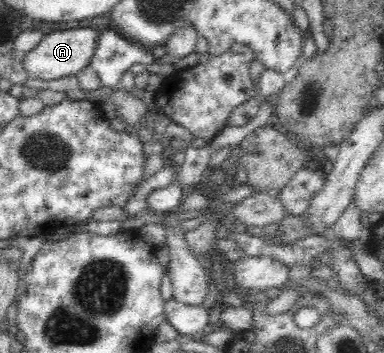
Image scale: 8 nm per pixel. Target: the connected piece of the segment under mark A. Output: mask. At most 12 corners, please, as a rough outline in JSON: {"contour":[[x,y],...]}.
{"contour":[[90,27],[55,30],[25,52],[28,77],[57,80],[89,64]]}

